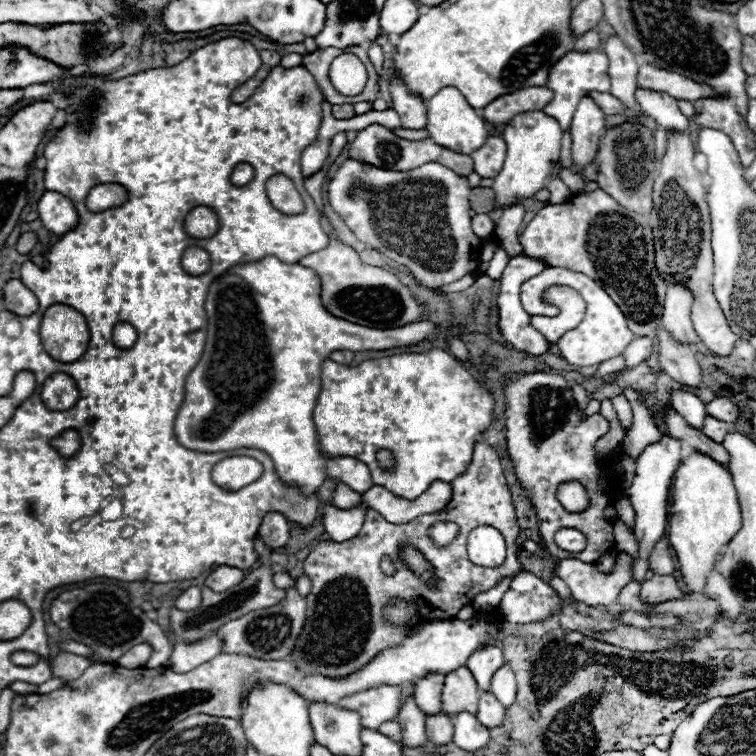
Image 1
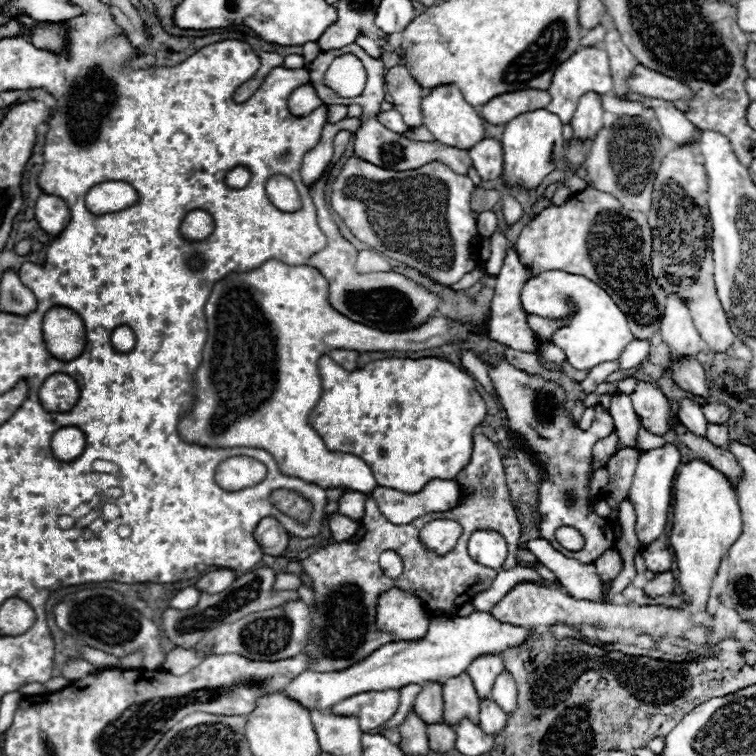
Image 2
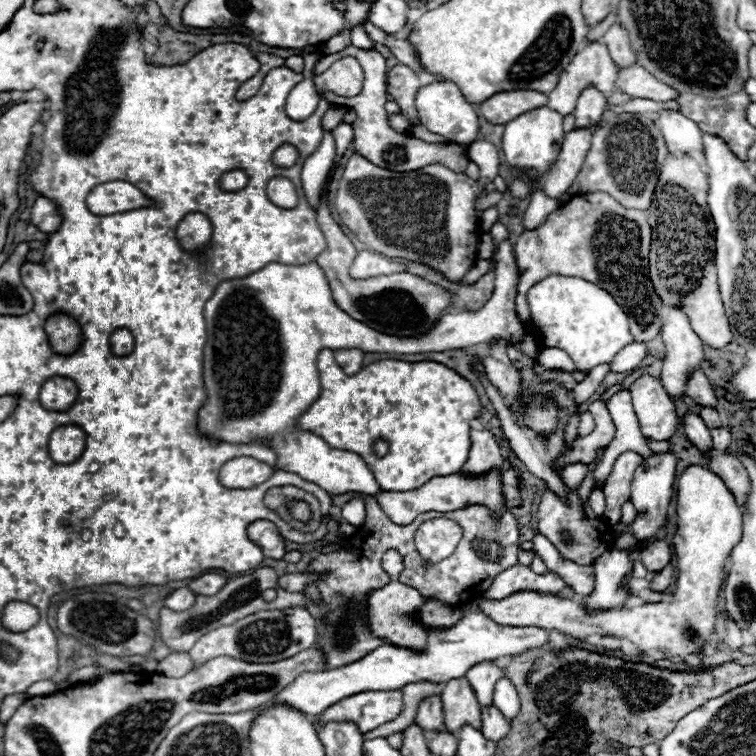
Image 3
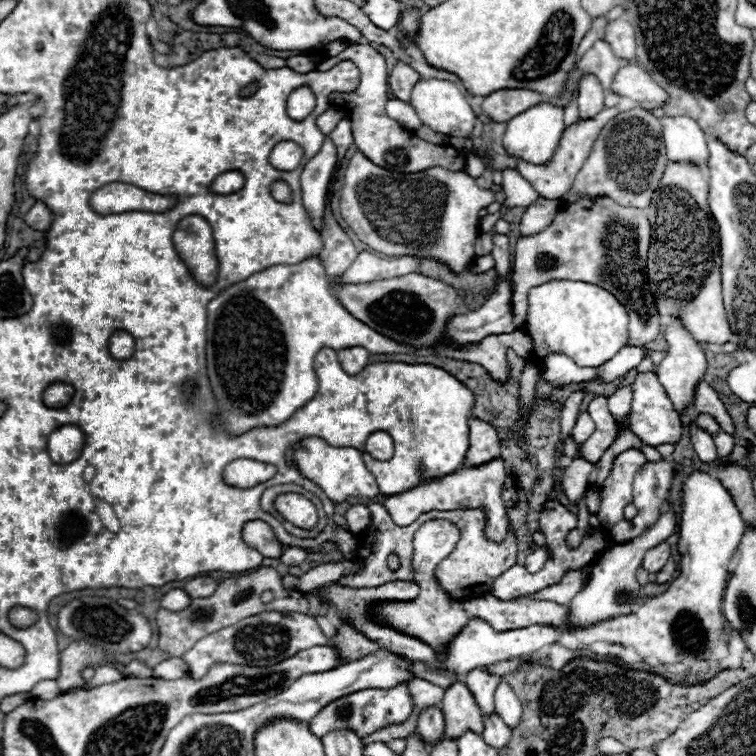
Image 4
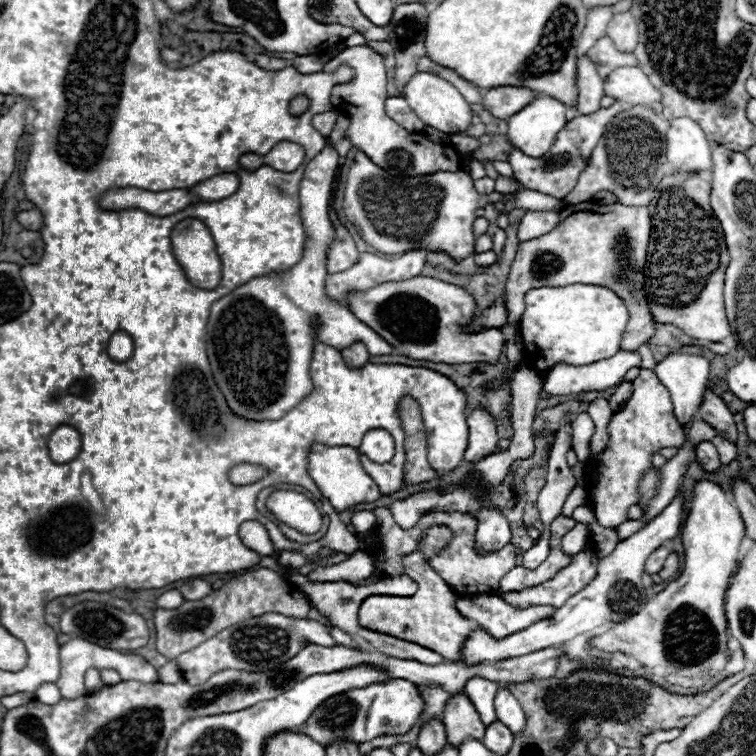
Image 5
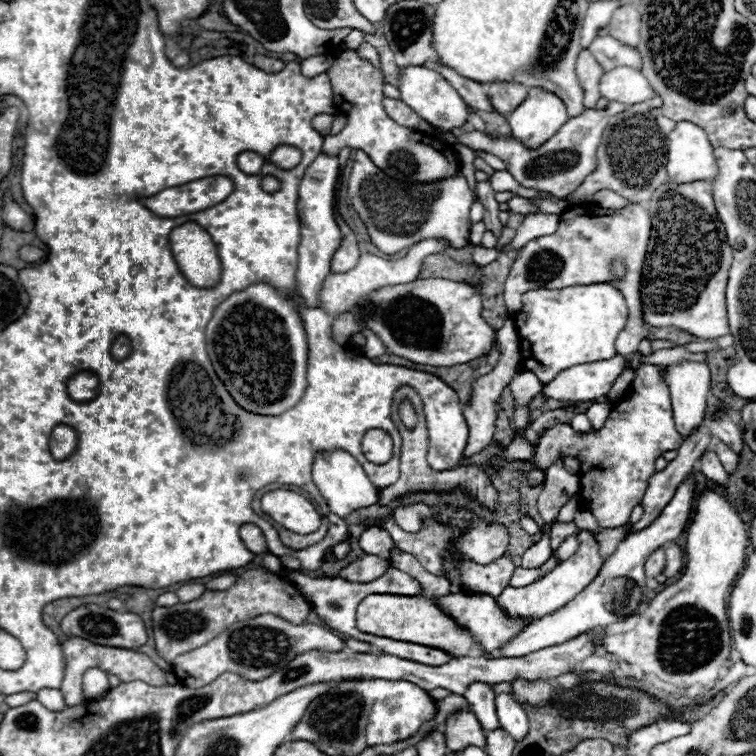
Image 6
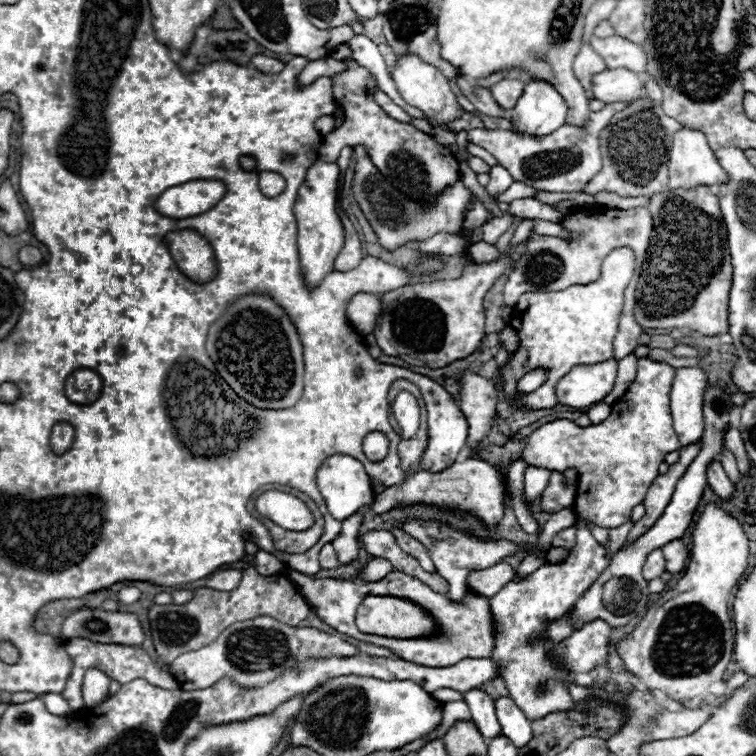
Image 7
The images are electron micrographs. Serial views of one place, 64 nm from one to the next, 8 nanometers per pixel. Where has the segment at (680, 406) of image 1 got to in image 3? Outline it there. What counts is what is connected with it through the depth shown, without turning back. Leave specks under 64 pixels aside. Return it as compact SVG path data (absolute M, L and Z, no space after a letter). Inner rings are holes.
M688 412L684 418L680 418L682 422L682 428L686 432L686 436L694 442L694 446L700 450L700 452L706 452L712 448L712 438L708 434L708 426L704 424L704 420L700 418L700 414L696 412Z

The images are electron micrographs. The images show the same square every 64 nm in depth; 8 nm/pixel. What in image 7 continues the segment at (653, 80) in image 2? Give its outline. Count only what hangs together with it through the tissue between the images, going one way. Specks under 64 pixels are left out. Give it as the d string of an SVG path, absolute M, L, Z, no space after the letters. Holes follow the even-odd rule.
M628 68L604 70L600 76L594 76L594 94L606 104L634 102L644 94L644 80Z

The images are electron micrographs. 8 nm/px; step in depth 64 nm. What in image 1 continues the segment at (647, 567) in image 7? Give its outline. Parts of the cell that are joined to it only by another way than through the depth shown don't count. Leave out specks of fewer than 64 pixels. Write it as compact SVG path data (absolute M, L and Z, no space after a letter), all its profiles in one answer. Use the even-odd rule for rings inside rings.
M662 538L652 554L650 554L650 570L654 574L662 574L662 576L674 576L676 574L676 564L674 564L674 552L668 544L666 538Z

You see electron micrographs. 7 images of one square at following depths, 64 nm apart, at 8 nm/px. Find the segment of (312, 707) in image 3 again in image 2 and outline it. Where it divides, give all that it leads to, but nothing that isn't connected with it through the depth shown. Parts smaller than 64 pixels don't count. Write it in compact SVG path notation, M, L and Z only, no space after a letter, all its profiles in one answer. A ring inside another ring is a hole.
M474 612L466 618L452 618L452 620L430 620L428 632L424 638L414 642L392 642L382 646L364 662L350 666L342 672L310 672L306 670L298 678L294 678L284 692L298 700L308 710L320 708L326 710L336 702L350 698L352 694L360 694L364 690L384 690L384 688L402 688L406 684L424 684L430 680L444 682L452 676L466 672L468 664L490 652L504 652L508 646L516 646L526 640L530 632L526 628L516 628L510 624L498 622L492 614Z

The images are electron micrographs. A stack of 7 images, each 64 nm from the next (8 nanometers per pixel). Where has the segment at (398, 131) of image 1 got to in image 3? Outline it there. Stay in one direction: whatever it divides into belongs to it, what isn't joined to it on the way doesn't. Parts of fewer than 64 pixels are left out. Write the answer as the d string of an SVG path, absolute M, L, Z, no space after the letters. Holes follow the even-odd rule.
M422 124L412 126L408 134L410 134L410 136L416 136L416 138L420 138L420 140L424 140L424 142L442 142L442 138L440 138L438 134L432 134L432 132L430 132L426 126L422 126Z

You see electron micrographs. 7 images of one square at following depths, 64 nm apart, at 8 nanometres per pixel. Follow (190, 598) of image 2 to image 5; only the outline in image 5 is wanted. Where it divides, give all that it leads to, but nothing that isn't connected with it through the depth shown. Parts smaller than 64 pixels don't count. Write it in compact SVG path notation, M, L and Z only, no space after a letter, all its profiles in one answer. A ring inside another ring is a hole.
M168 590L168 592L164 592L164 594L158 598L158 606L160 606L160 608L174 610L174 608L180 608L182 604L184 604L184 596L182 596L178 590Z

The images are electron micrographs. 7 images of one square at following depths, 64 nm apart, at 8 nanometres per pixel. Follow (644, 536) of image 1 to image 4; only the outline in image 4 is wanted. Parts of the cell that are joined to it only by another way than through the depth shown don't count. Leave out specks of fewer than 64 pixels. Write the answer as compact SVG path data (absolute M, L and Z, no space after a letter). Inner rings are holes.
M664 458L660 462L646 462L638 470L632 488L632 504L638 508L638 516L612 526L610 536L614 542L638 538L660 518L660 514L664 512L672 476L672 462Z

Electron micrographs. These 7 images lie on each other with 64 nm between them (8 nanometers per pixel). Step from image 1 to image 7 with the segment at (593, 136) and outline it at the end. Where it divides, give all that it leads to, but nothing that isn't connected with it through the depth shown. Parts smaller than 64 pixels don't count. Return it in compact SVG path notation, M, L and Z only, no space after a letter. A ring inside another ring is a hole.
M582 44L580 52L574 58L574 74L580 80L580 84L586 90L588 100L594 100L594 94L590 92L592 88L592 78L604 70L604 60L590 48L590 44Z

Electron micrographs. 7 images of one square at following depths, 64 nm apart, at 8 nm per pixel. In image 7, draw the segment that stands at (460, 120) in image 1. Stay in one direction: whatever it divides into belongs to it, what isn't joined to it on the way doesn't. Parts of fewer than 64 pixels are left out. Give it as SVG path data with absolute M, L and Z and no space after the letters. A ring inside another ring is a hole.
M412 54L396 60L394 70L392 70L392 80L394 80L394 84L396 84L396 88L402 94L402 98L404 98L406 104L422 110L426 116L430 116L436 122L450 124L452 120L460 118L462 112L464 112L462 106L458 104L456 94L450 88L448 80L442 76L442 72L438 68L434 68L432 64L416 60Z

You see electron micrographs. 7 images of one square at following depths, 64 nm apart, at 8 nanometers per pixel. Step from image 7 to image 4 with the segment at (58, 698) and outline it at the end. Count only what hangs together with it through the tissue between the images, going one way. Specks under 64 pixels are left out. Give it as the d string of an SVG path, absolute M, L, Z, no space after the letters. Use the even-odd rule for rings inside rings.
M42 680L30 690L30 694L36 698L42 698L42 700L50 700L50 698L56 698L60 694L60 688L58 688L56 680Z

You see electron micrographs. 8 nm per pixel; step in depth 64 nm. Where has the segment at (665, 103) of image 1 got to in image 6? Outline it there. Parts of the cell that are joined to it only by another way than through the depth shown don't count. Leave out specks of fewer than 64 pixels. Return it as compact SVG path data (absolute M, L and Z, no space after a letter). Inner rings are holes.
M676 122L676 128L668 134L668 176L672 182L712 180L716 176L716 160L712 154L712 144L708 142L700 126L692 122Z

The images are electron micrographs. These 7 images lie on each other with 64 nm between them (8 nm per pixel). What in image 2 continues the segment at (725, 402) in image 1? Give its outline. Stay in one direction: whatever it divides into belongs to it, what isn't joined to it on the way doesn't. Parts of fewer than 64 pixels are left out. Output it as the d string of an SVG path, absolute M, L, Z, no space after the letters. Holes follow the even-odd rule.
M710 402L702 410L704 410L704 416L708 422L724 422L726 424L730 418L730 408L720 402Z

